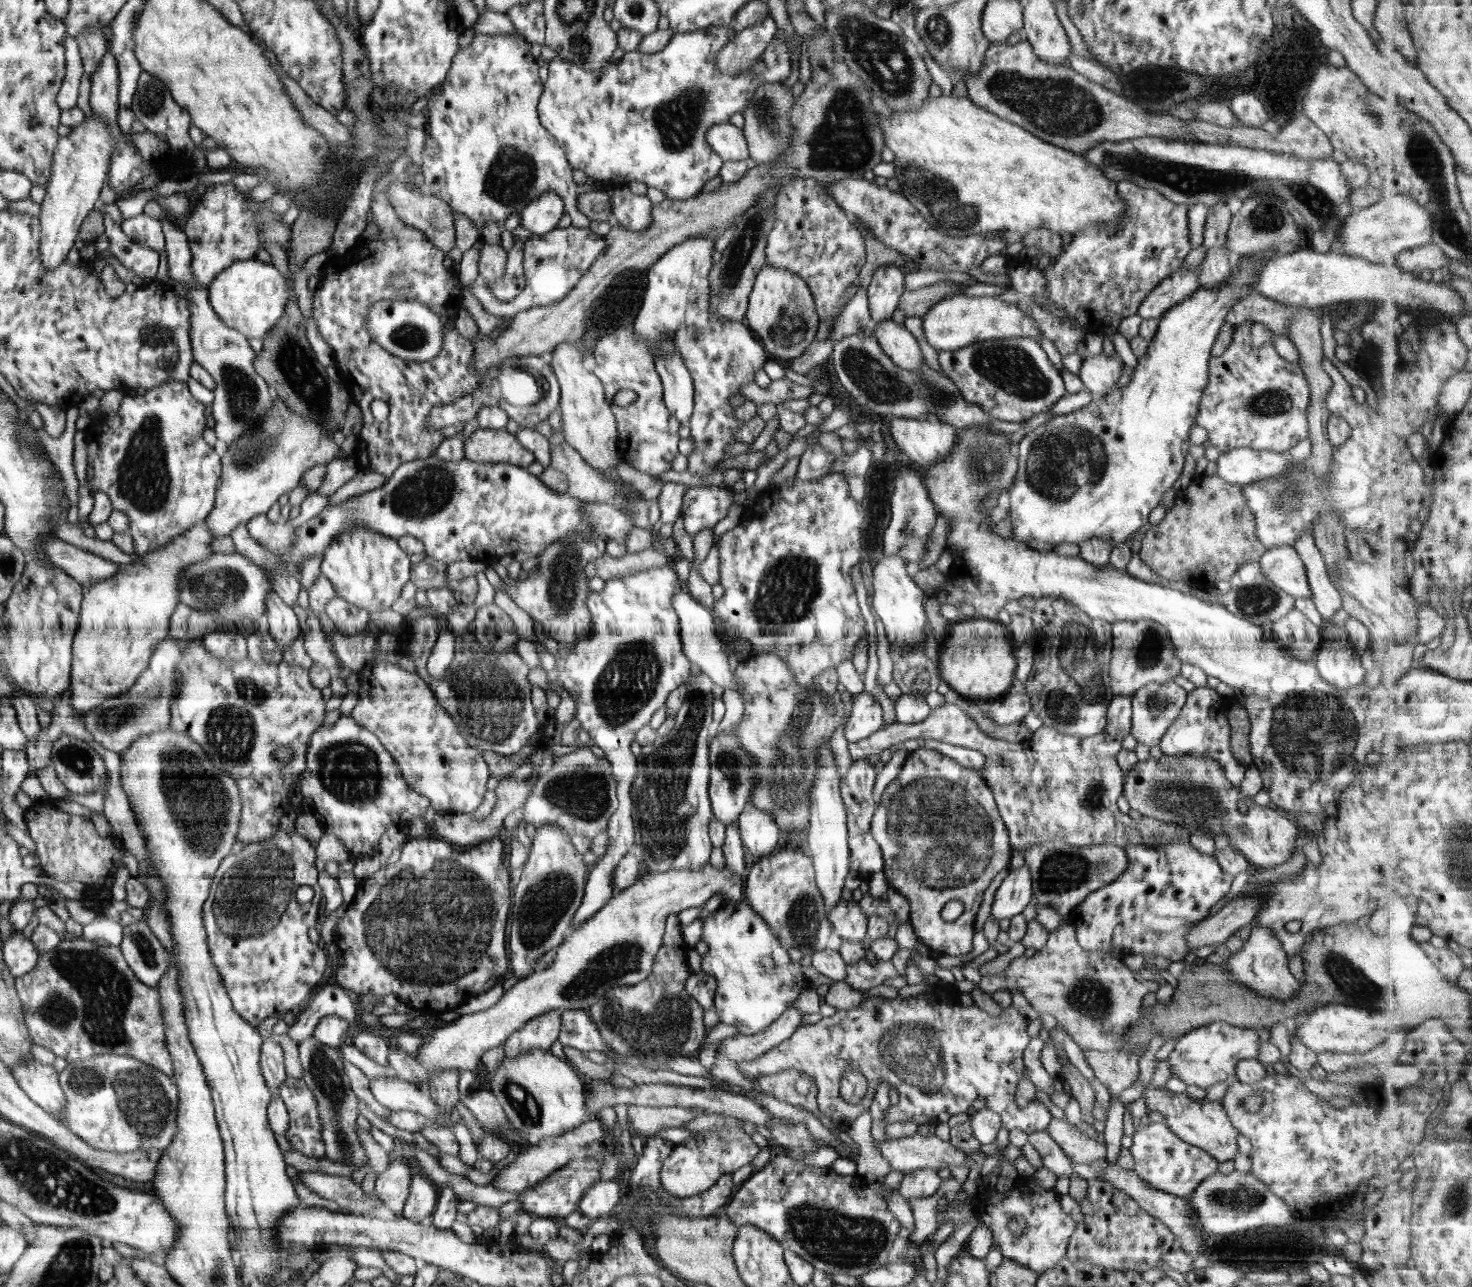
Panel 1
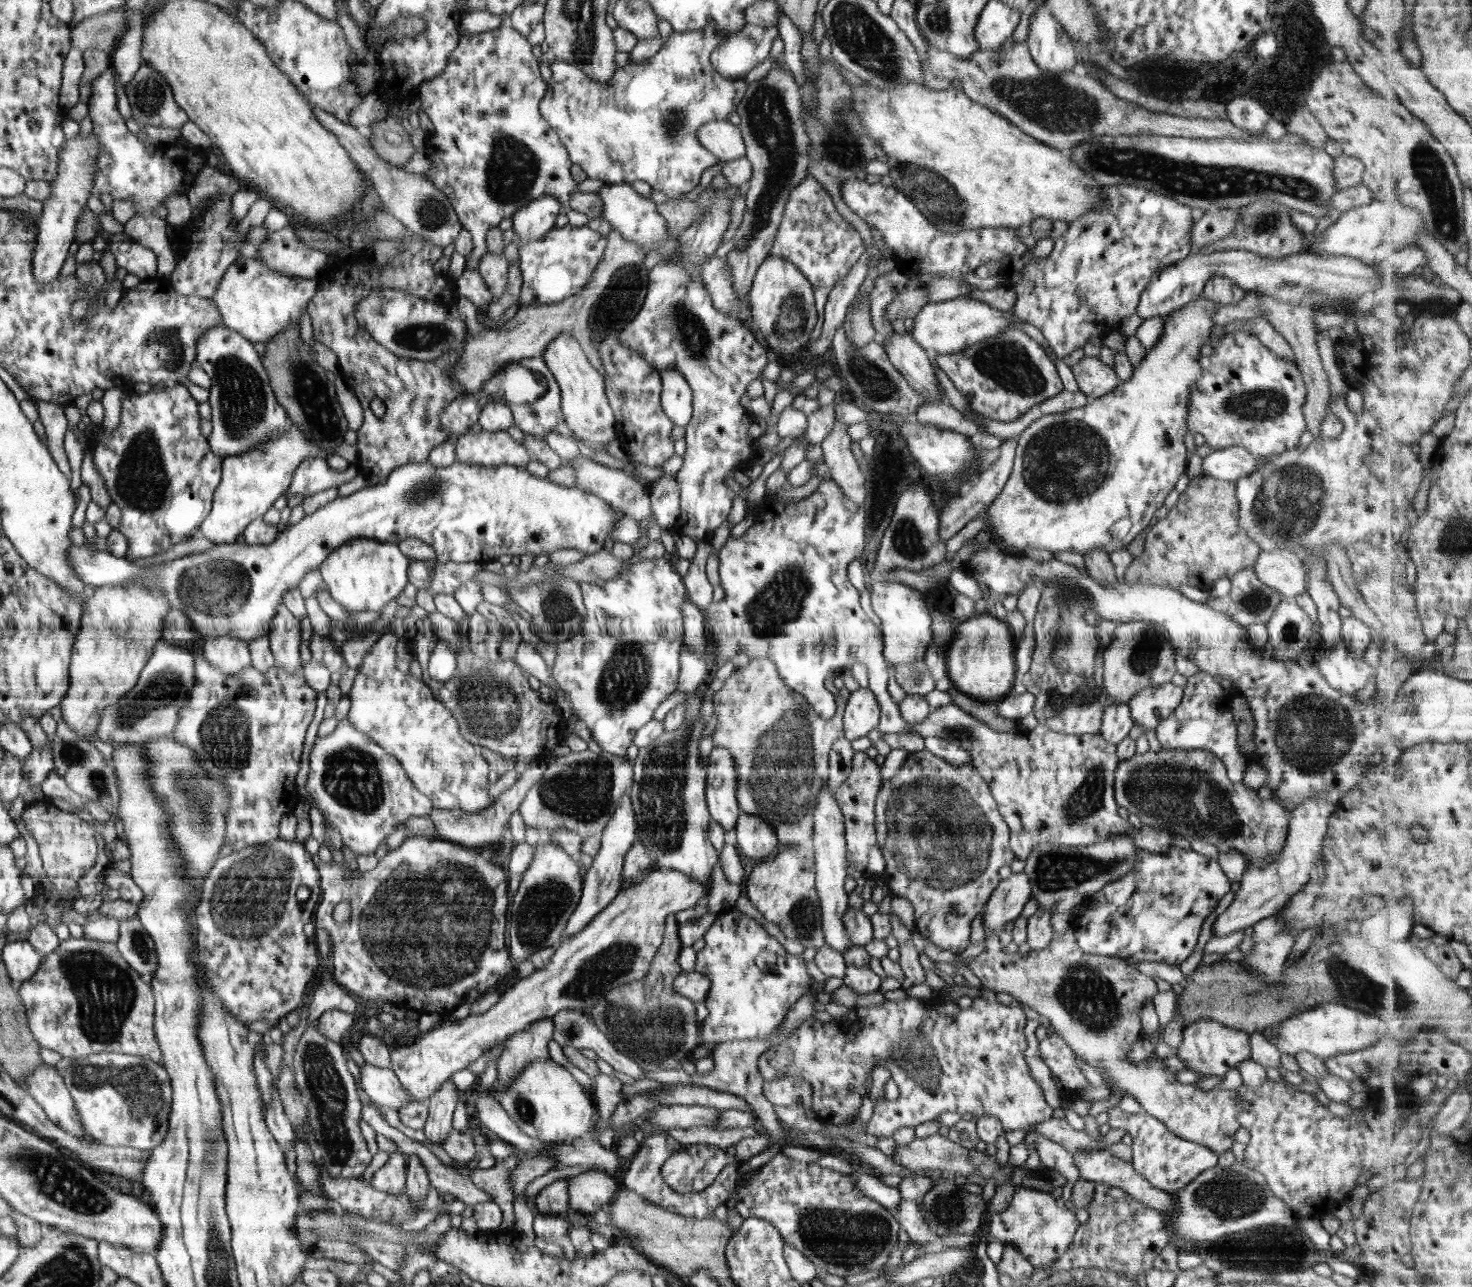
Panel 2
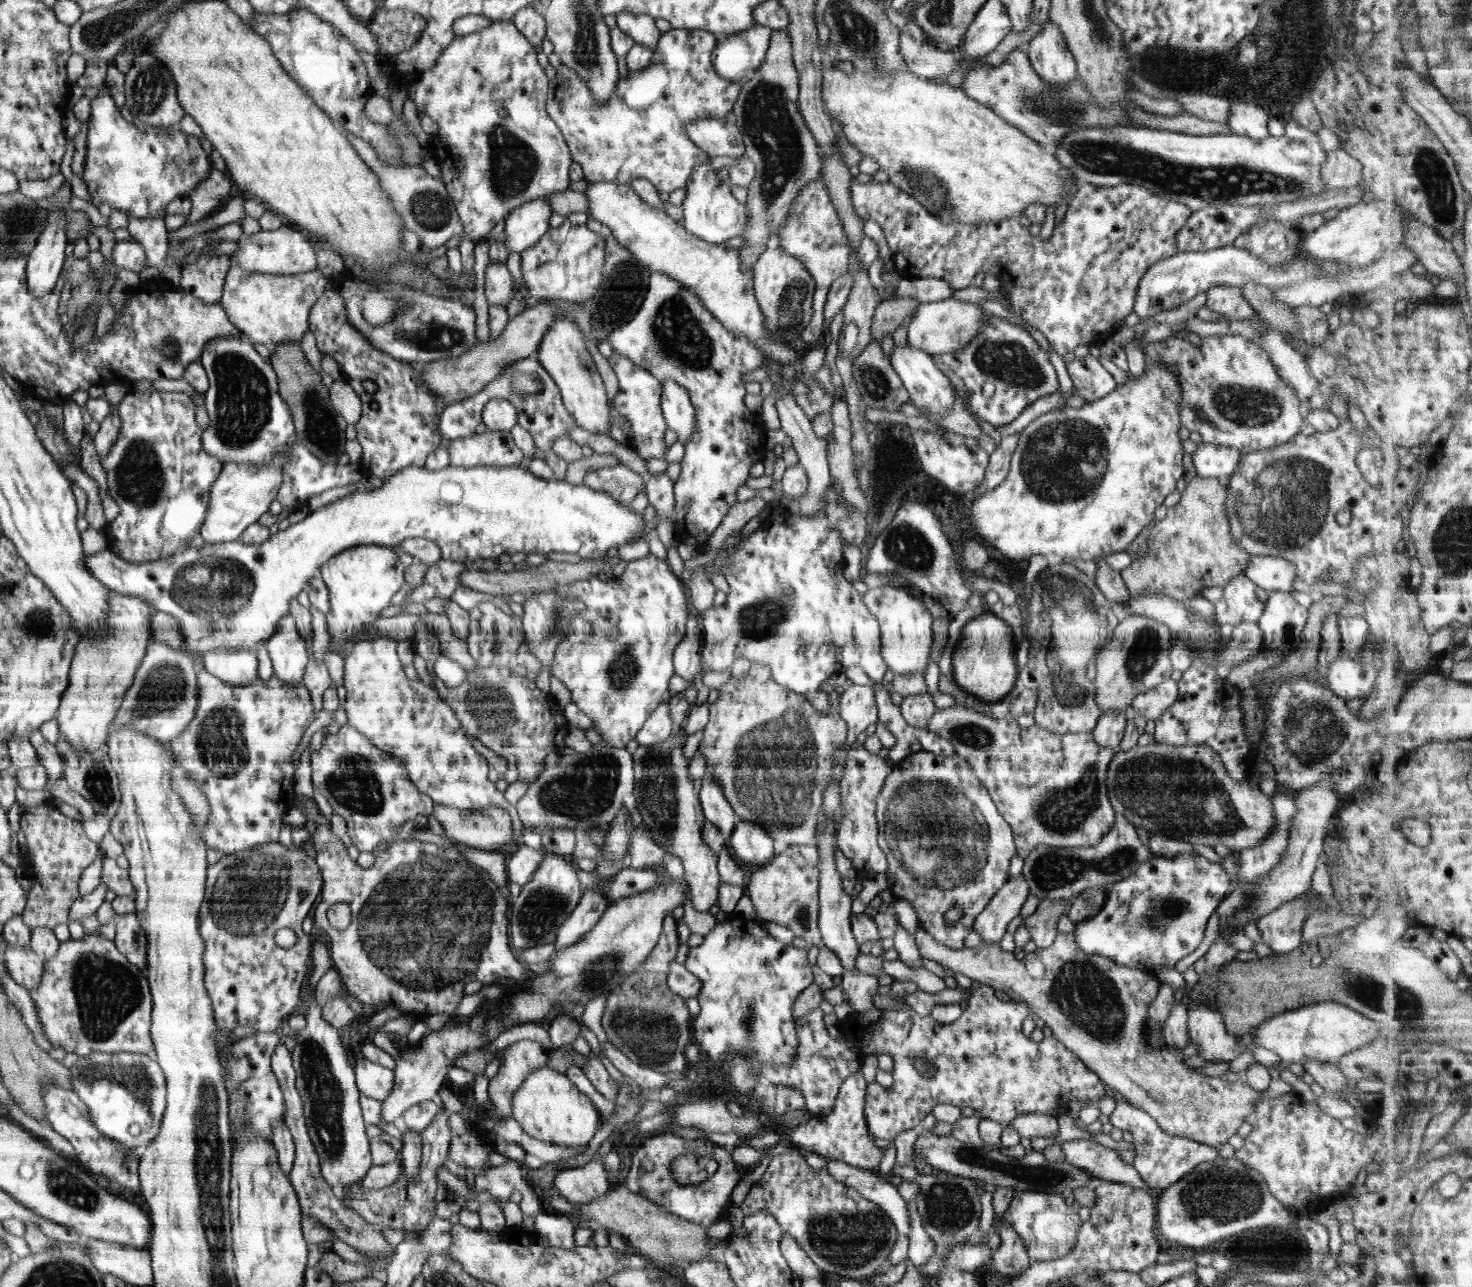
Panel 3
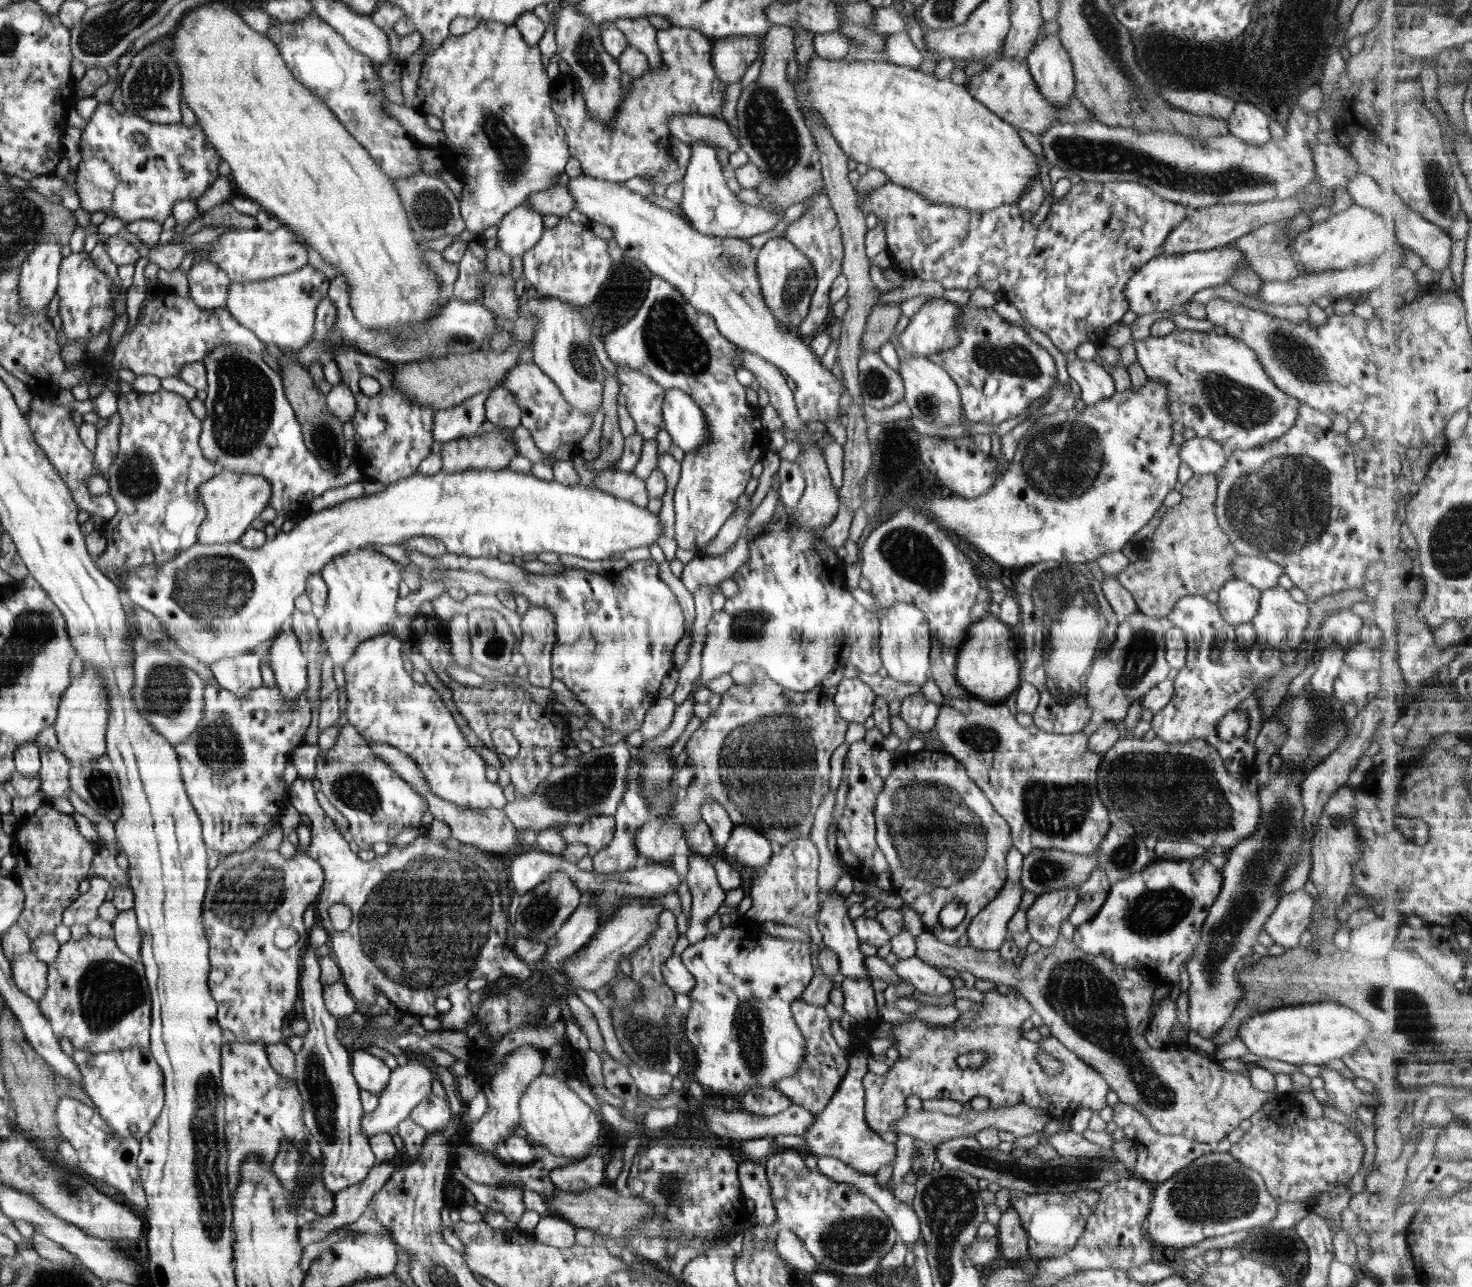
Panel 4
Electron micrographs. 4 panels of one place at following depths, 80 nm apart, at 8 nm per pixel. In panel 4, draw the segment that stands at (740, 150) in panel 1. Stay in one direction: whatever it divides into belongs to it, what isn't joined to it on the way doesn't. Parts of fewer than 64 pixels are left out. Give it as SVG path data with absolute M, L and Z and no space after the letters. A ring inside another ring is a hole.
M674 115L667 127L682 142L704 141L714 148L736 152L741 148L738 137L733 136L724 118L704 115Z

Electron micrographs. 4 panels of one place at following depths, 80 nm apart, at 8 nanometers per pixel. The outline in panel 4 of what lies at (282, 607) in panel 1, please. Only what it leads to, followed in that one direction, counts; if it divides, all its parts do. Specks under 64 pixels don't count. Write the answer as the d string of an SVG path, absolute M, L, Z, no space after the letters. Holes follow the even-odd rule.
M280 632L276 638L272 640L269 647L270 664L275 681L280 692L285 696L285 700L289 702L297 702L299 694L307 690L307 658L301 651L300 643L297 636L292 632Z

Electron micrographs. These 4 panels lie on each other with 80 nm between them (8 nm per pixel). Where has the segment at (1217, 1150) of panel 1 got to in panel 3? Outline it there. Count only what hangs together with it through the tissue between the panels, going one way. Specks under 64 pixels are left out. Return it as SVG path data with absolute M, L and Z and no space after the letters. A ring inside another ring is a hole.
M922 928L916 934L916 943L921 958L935 960L950 973L962 972L982 985L1004 990L1012 1001L1027 1004L1046 1022L1053 1037L1077 1055L1107 1086L1118 1090L1128 1103L1154 1118L1164 1132L1216 1147L1219 1151L1228 1138L1237 1133L1246 1116L1254 1112L1260 1094L1246 1081L1228 1082L1221 1077L1202 1075L1194 1067L1182 1063L1182 1056L1177 1052L1159 1048L1144 1051L1149 1041L1145 1024L1147 1010L1158 994L1160 982L1149 973L1116 964L1109 958L1087 955L1075 943L1073 933L1058 933L1048 948L1038 947L1021 960L994 942L984 942L974 948L951 949L934 940Z

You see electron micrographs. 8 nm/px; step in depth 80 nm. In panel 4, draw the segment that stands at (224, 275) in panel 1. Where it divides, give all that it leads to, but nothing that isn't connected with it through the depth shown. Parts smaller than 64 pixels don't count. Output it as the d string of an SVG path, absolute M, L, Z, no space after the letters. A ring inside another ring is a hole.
M306 265L288 275L266 278L264 281L244 285L231 282L226 309L238 324L252 329L254 336L264 344L274 344L282 350L297 351L313 340L318 304L328 295L331 282L324 272L312 265Z

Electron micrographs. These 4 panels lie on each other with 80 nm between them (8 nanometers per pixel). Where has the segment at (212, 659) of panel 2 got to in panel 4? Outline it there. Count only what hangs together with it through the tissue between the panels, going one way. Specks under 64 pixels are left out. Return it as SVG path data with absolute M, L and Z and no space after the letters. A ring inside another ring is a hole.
M243 653L230 658L221 658L210 666L217 683L236 696L245 698L249 692L262 686L260 660L256 654Z

